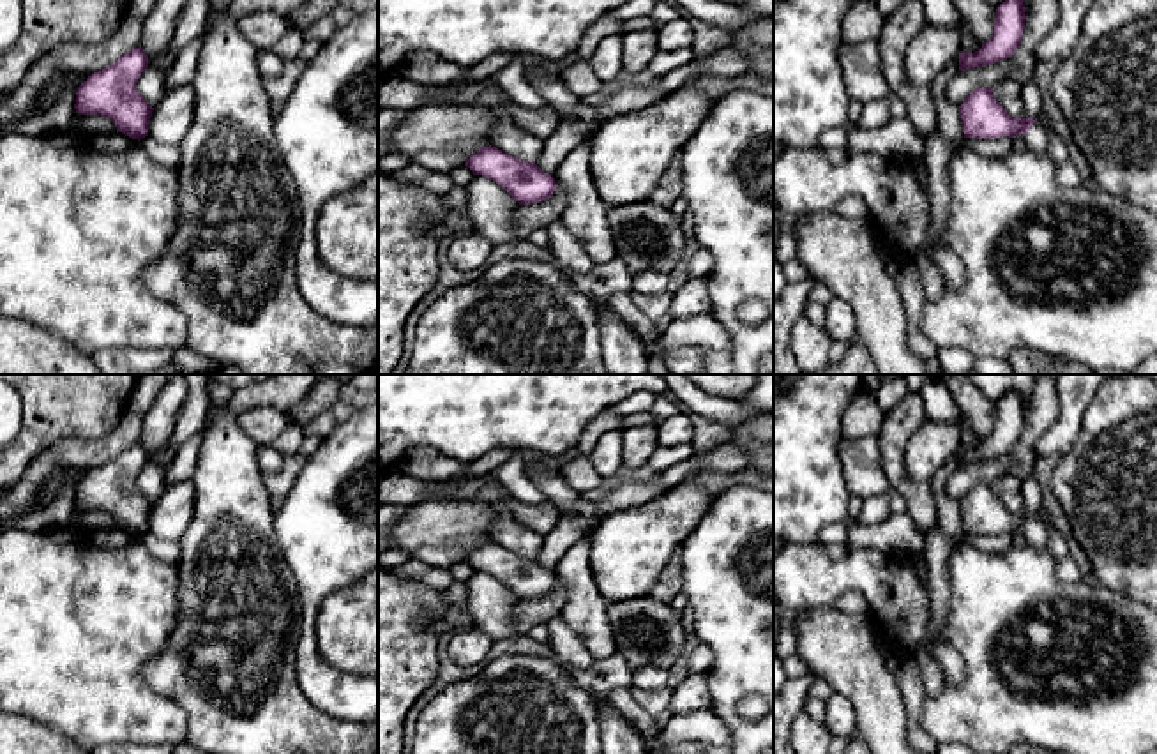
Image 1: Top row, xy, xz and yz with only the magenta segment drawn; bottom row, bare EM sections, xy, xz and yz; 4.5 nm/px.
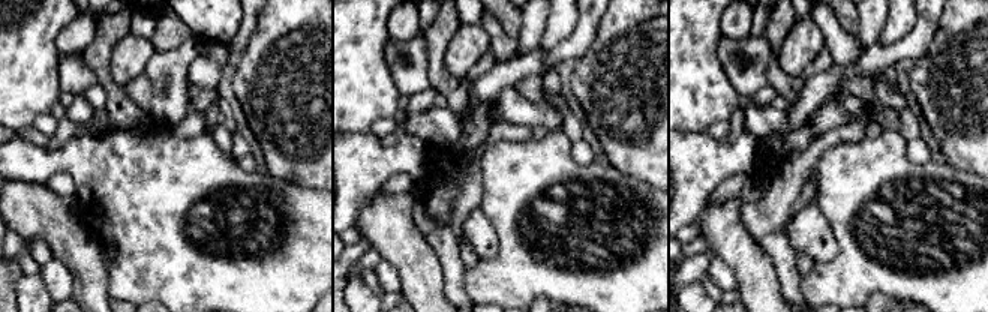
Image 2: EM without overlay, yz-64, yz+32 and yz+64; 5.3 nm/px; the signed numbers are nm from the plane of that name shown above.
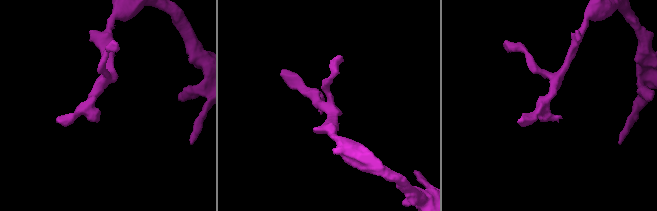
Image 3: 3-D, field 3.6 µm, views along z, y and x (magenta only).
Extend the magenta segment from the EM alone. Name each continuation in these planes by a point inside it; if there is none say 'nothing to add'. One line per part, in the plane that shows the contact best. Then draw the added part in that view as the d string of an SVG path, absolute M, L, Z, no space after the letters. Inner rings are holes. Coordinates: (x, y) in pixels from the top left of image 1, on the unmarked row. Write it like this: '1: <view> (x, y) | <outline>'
1: yz (1036, 534) | M1035 516L1032 524L1025 530L1025 537L1028 544L1037 549L1044 549L1047 546L1047 530L1042 521Z

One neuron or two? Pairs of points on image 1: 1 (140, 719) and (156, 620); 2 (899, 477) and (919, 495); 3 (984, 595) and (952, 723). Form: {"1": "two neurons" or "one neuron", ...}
{"1": "one neuron", "2": "one neuron", "3": "one neuron"}

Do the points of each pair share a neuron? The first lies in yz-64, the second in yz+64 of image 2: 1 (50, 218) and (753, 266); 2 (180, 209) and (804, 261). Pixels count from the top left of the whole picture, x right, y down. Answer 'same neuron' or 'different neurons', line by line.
1: same neuron
2: different neurons

